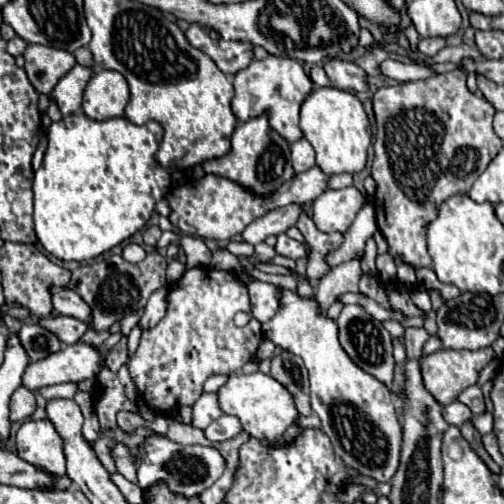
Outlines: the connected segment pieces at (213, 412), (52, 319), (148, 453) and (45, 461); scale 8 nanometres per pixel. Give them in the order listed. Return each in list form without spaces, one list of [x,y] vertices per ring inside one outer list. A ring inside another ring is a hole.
[[[203,393],[195,405],[193,405],[193,417],[191,417],[191,427],[205,429],[211,421],[219,417],[219,407],[217,407],[217,393]]]
[[[51,313],[49,317],[41,317],[37,323],[41,327],[45,327],[47,331],[55,333],[59,337],[59,341],[65,345],[77,343],[81,339],[81,335],[87,331],[87,323],[83,323],[75,317],[61,315],[61,313]]]
[[[147,437],[145,445],[139,451],[137,477],[139,477],[139,487],[143,491],[147,491],[157,483],[165,483],[173,493],[191,499],[201,495],[205,489],[209,489],[223,475],[223,469],[225,469],[225,461],[215,447],[181,445],[167,437]]]
[[[37,419],[37,421],[23,423],[17,431],[17,455],[21,455],[21,459],[25,459],[27,463],[33,463],[45,471],[53,471],[53,475],[65,475],[63,447],[65,447],[65,441],[49,419]]]

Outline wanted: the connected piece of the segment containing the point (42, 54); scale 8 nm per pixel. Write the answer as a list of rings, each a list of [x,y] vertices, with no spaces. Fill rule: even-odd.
[[[27,45],[25,53],[25,73],[37,93],[49,95],[57,81],[75,67],[75,57],[63,49]]]

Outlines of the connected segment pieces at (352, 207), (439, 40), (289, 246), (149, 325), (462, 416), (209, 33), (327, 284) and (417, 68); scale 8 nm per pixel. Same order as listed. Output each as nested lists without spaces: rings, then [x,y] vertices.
[[[355,187],[345,189],[327,189],[313,201],[313,221],[315,227],[323,233],[345,233],[357,211],[363,207],[367,197],[363,197]]]
[[[429,37],[429,39],[421,39],[421,43],[419,43],[419,51],[423,55],[427,55],[427,57],[437,55],[437,51],[443,49],[443,47],[445,47],[445,39],[443,37]]]
[[[285,233],[277,235],[277,245],[275,245],[275,251],[277,251],[279,255],[291,257],[291,259],[299,259],[299,257],[305,257],[305,247],[303,247],[299,241],[295,241],[295,239],[287,237]]]
[[[165,289],[161,291],[155,291],[151,297],[149,297],[149,303],[145,305],[145,311],[139,319],[139,329],[141,331],[147,331],[147,329],[153,329],[165,315]]]
[[[453,401],[451,405],[445,405],[445,407],[443,407],[443,417],[445,417],[445,421],[447,421],[449,425],[461,427],[463,423],[471,421],[473,413],[471,413],[471,411],[469,411],[469,407],[465,407],[463,403]]]
[[[191,23],[185,31],[185,37],[195,49],[209,55],[215,65],[229,77],[249,67],[253,61],[253,45],[249,41],[225,41],[207,25],[201,27],[199,23]]]
[[[349,259],[337,267],[333,267],[317,285],[315,299],[321,303],[321,309],[329,309],[331,303],[343,293],[357,293],[357,283],[361,277],[361,261]]]
[[[385,59],[381,65],[379,65],[379,73],[385,75],[385,77],[391,77],[395,81],[417,81],[417,79],[427,79],[429,75],[433,75],[433,71],[429,67],[421,67],[421,65],[405,65],[397,59]]]

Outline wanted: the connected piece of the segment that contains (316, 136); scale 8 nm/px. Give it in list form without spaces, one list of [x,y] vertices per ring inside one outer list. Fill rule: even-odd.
[[[335,87],[313,89],[309,99],[301,105],[301,131],[317,153],[317,165],[325,175],[359,173],[367,165],[367,149],[371,145],[371,127],[361,101]]]

